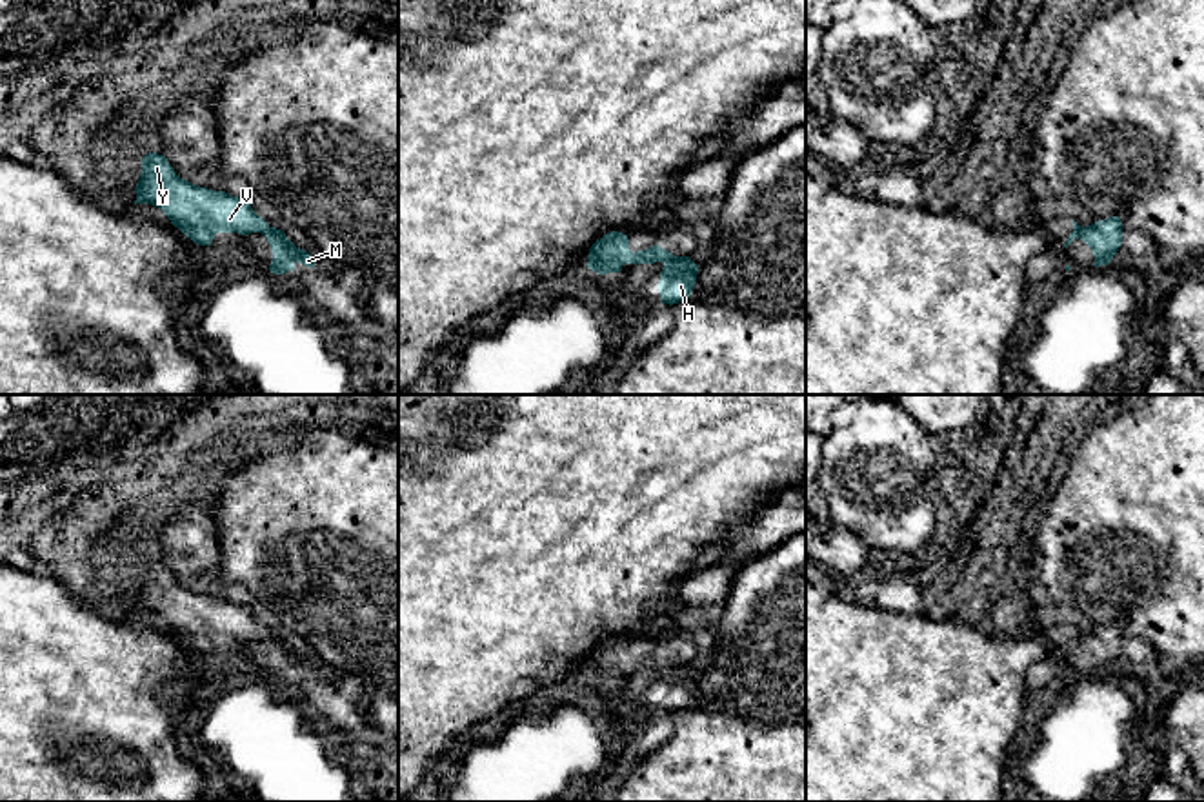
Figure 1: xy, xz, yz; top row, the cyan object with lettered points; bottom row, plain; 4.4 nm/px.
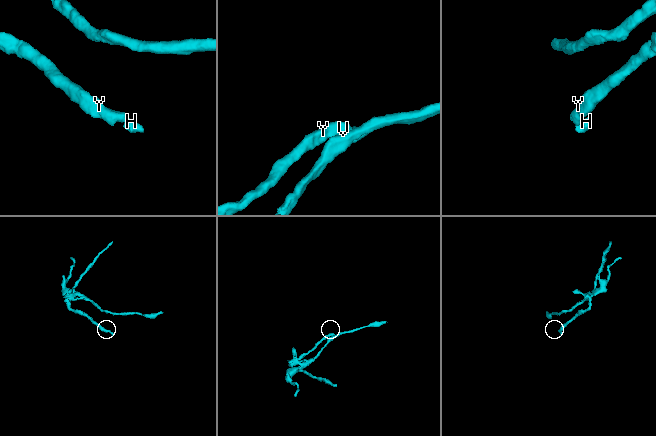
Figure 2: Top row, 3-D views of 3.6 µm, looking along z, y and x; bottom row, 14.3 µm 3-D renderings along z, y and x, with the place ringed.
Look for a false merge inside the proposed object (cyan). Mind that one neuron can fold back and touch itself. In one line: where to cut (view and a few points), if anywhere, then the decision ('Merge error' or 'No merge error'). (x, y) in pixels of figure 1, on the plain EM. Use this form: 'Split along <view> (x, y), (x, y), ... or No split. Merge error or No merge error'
Split along xz (673, 662), (664, 670). Merge error

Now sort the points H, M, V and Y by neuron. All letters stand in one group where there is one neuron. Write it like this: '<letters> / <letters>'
H M / V Y

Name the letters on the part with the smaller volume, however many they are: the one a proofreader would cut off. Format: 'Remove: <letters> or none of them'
Remove: H, M

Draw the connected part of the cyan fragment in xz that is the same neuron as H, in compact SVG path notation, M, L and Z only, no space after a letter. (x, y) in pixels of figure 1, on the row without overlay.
M673 664L660 678L658 700L662 711L678 711L689 706L697 691L698 673L689 664Z

